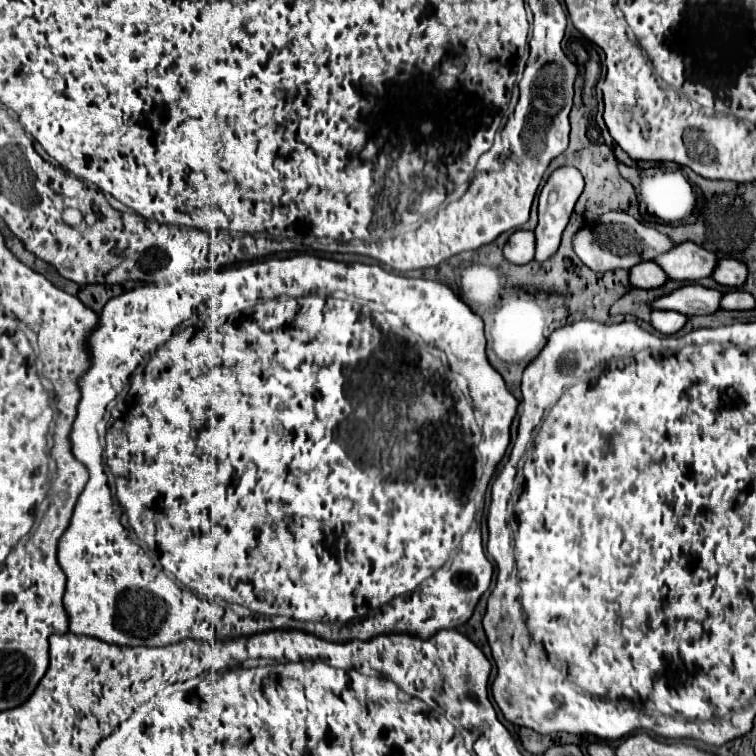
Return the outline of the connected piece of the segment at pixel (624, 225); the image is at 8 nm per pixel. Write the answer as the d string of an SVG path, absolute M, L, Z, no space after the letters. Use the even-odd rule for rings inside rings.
M607 212L601 216L601 222L589 222L575 234L573 248L585 266L595 272L609 272L615 268L627 270L639 262L655 260L663 252L675 248L675 242L667 234L641 224L625 212Z

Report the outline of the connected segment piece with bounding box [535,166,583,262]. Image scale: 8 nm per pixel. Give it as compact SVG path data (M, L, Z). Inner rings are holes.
M563 166L557 168L549 180L545 182L541 194L539 194L539 224L535 228L535 236L537 236L537 252L535 252L535 260L543 262L549 256L553 256L553 252L557 252L559 242L561 242L561 234L569 222L569 216L573 212L573 206L577 202L577 198L583 192L583 176L577 168L573 166Z

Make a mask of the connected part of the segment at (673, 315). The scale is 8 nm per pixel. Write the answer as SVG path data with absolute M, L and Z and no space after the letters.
M653 310L653 314L651 314L651 324L661 334L677 334L687 324L687 320L689 318L685 314L679 314L679 312Z

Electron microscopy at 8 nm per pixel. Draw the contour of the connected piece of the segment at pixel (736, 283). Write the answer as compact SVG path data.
M719 260L713 278L723 284L723 286L731 286L731 288L739 288L745 284L747 280L747 266L739 260Z

